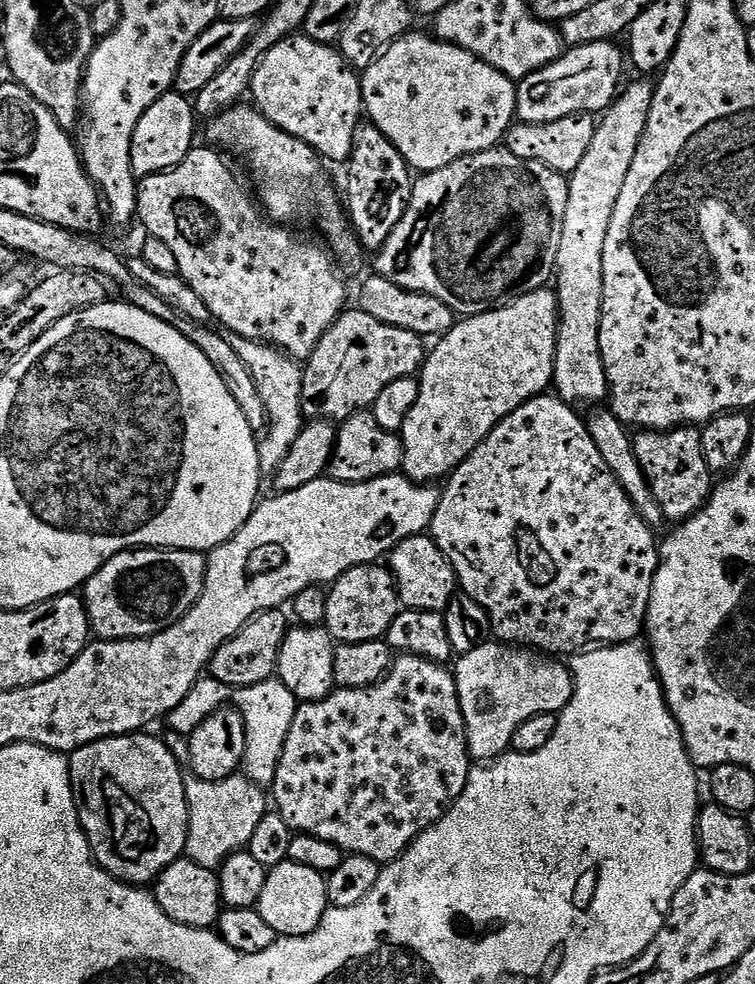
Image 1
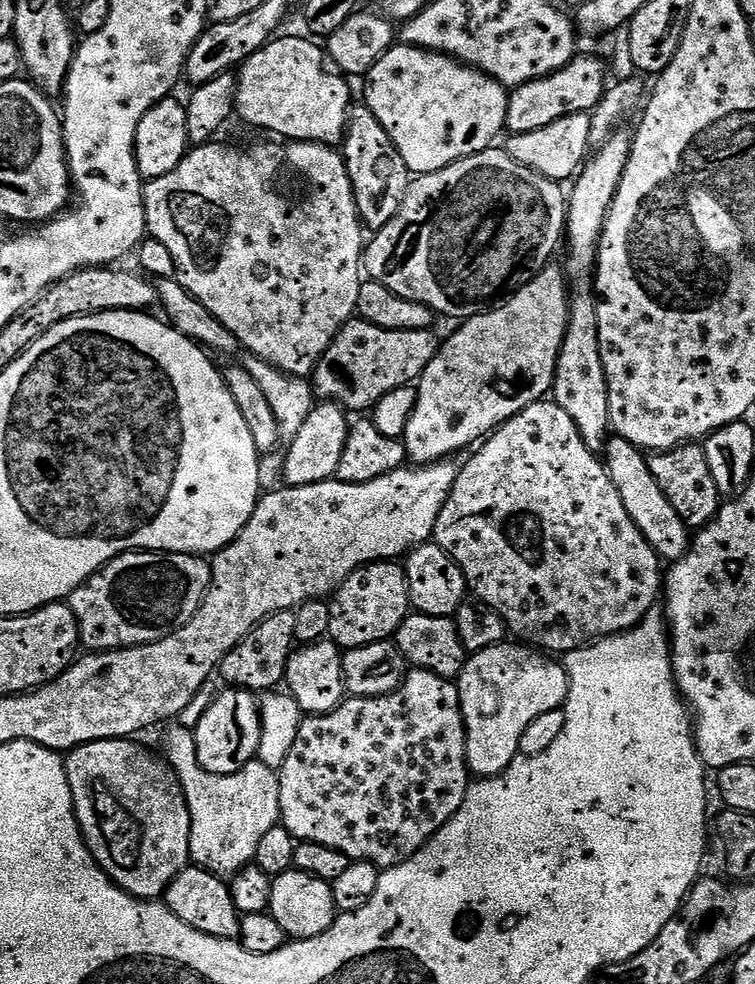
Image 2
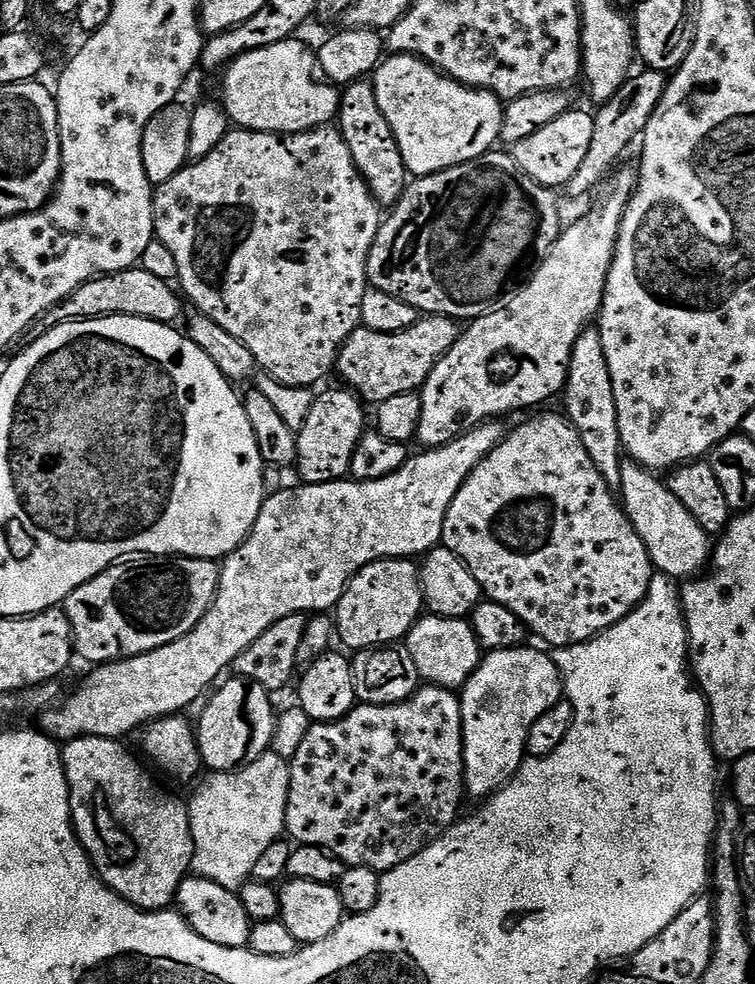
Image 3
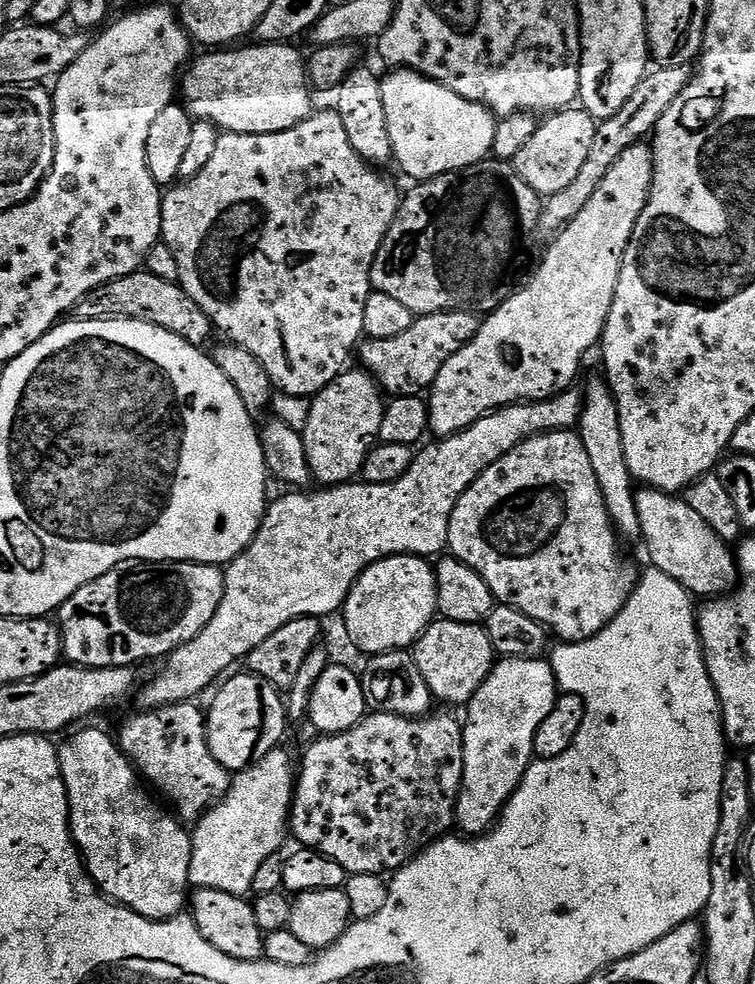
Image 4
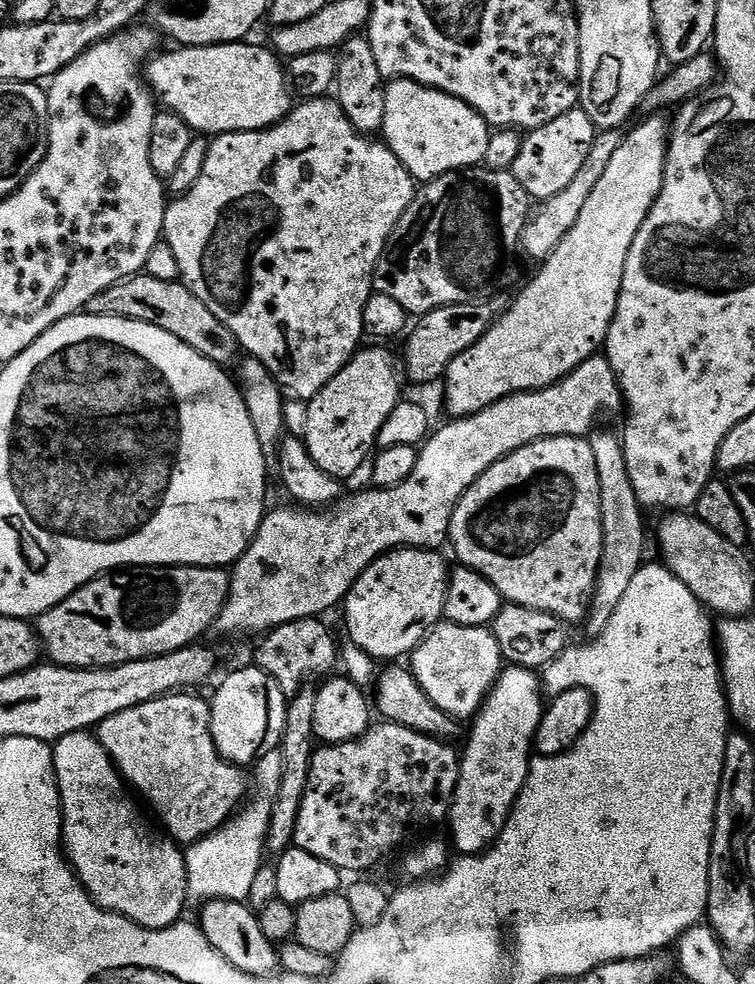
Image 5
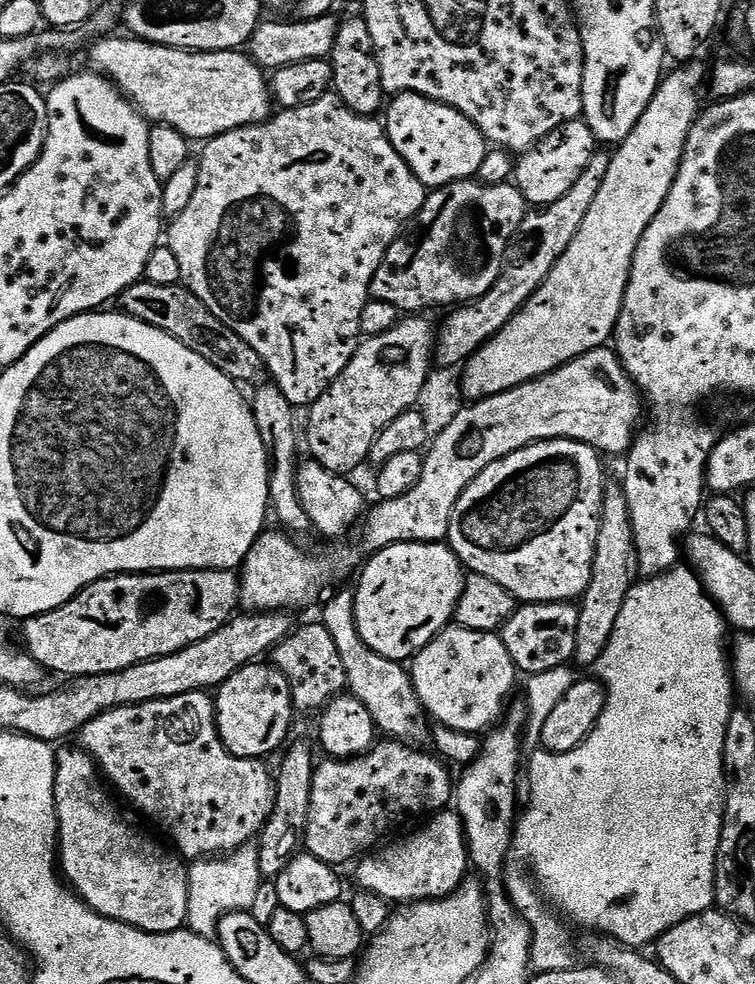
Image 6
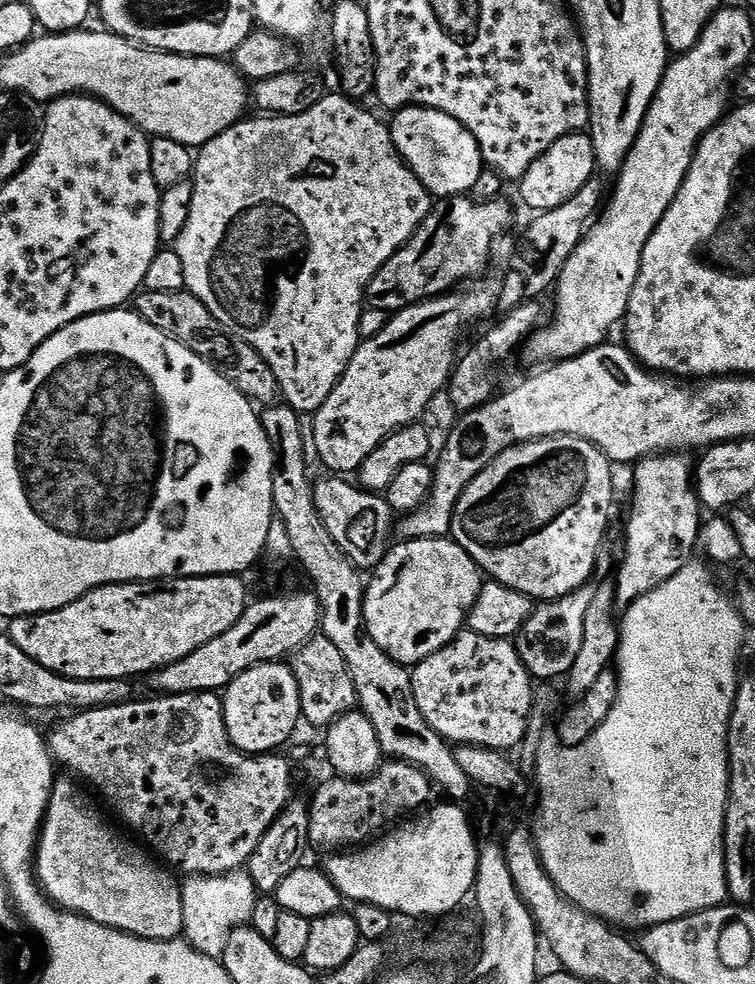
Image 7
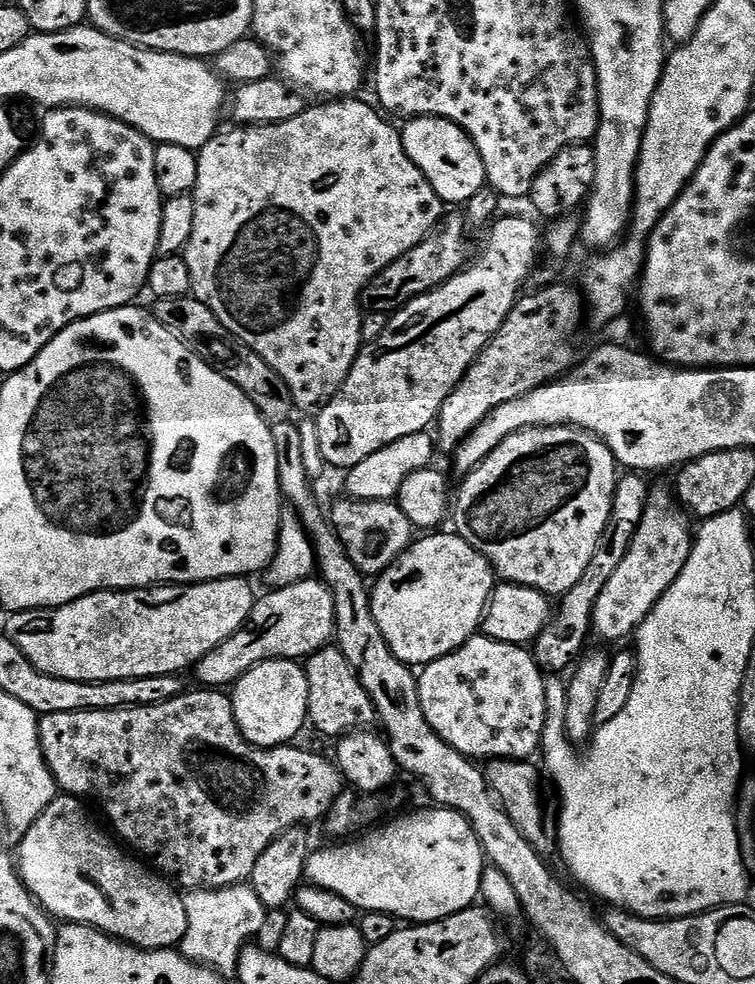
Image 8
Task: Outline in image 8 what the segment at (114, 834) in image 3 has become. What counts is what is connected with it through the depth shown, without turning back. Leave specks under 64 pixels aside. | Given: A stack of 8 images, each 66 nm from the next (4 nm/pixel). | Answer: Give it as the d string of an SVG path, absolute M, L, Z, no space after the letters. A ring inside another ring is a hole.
M58 794L19 841L18 875L32 893L32 899L49 917L57 916L64 924L85 924L87 928L96 928L105 936L131 944L134 948L175 949L186 934L186 906L177 885L125 851L107 831L104 833L88 817L84 807L83 799Z

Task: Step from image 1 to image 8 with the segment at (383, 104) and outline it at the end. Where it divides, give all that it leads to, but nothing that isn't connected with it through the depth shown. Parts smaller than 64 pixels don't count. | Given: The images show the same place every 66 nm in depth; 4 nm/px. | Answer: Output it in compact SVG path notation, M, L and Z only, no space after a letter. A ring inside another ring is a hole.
M415 116L400 128L402 146L406 154L422 170L422 174L434 186L438 198L445 205L463 206L478 190L486 187L482 158L474 142L454 122L437 116Z

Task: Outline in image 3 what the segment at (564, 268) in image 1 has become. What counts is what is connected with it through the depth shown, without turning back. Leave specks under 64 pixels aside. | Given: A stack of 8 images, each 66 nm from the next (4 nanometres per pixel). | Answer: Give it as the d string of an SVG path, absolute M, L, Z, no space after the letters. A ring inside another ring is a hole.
M599 327L585 328L578 342L574 342L563 400L563 415L582 438L582 446L586 446L586 454L590 454L590 462L594 462L598 474L602 474L609 488L619 489L622 482L622 449L618 434L618 406L614 406L614 382L610 382L610 370L606 366L606 350L602 350Z

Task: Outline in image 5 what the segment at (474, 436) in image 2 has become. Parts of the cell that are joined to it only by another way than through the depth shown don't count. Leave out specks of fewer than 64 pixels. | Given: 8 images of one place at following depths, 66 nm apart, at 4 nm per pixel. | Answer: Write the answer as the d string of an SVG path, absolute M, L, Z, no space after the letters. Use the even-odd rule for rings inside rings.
M660 114L649 115L647 118L642 119L644 121L629 136L625 135L621 139L618 150L614 150L614 158L610 158L610 166L606 166L606 171L602 173L598 186L594 186L593 192L590 193L590 199L586 201L586 207L582 209L582 218L578 218L578 222L574 222L574 226L566 234L566 238L562 238L562 242L548 255L547 260L539 265L540 273L517 294L516 300L514 296L514 299L505 308L504 313L500 315L500 319L492 324L490 330L482 338L478 338L478 342L474 342L474 346L470 346L470 350L458 354L458 358L454 358L454 362L450 362L448 371L442 380L442 384L445 384L444 400L448 403L449 417L473 416L516 392L537 392L543 388L548 388L562 378L569 376L575 368L582 366L582 362L586 362L591 356L597 355L605 347L608 331L612 325L612 319L616 313L618 298L622 290L622 274L626 270L626 258L630 254L630 246L634 246L634 238L638 234L638 230L642 230L642 222L646 222L646 218L662 190L666 158L668 157L668 137L670 135L669 121L667 119L664 121L663 118L664 116Z

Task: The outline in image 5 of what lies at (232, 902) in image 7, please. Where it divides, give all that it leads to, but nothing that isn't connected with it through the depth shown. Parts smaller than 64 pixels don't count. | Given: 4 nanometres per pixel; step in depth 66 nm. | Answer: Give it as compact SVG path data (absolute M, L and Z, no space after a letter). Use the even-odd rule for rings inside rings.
M278 750L267 752L256 761L254 771L254 791L247 803L218 831L211 832L184 853L188 871L188 894L193 901L247 901L250 886L253 885L258 870L266 863L272 811L278 798L278 786L282 786L282 754Z

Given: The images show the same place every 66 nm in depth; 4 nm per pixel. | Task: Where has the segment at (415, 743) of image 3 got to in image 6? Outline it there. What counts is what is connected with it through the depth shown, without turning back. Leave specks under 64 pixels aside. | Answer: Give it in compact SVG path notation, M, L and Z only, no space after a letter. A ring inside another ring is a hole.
M384 738L373 744L364 755L353 756L350 760L321 759L316 765L314 786L310 790L310 818L306 822L302 841L306 851L314 858L333 866L351 865L379 849L395 828L400 828L419 816L428 818L445 811L454 800L454 776L452 780L448 773L449 765L439 755L424 751L428 750L403 744L401 740Z

